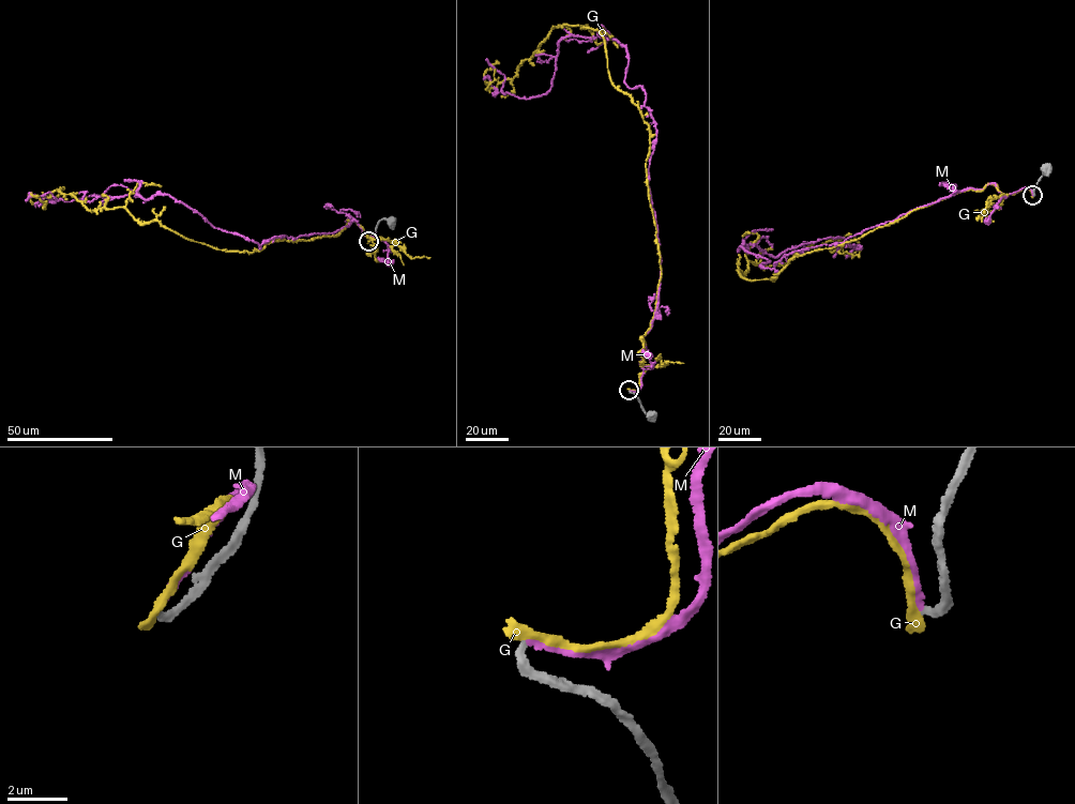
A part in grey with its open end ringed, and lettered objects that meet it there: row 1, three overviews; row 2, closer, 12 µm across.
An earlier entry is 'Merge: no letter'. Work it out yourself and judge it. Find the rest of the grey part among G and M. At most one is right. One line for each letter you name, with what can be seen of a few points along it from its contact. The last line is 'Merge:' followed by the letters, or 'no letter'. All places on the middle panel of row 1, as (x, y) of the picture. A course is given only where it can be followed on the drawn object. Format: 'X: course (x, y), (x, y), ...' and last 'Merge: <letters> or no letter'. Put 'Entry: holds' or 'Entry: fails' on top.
Entry: fails
M: course (629, 390), (661, 268), (646, 93), (601, 26), (559, 42), (541, 95), (504, 93), (486, 58)
Merge: M

